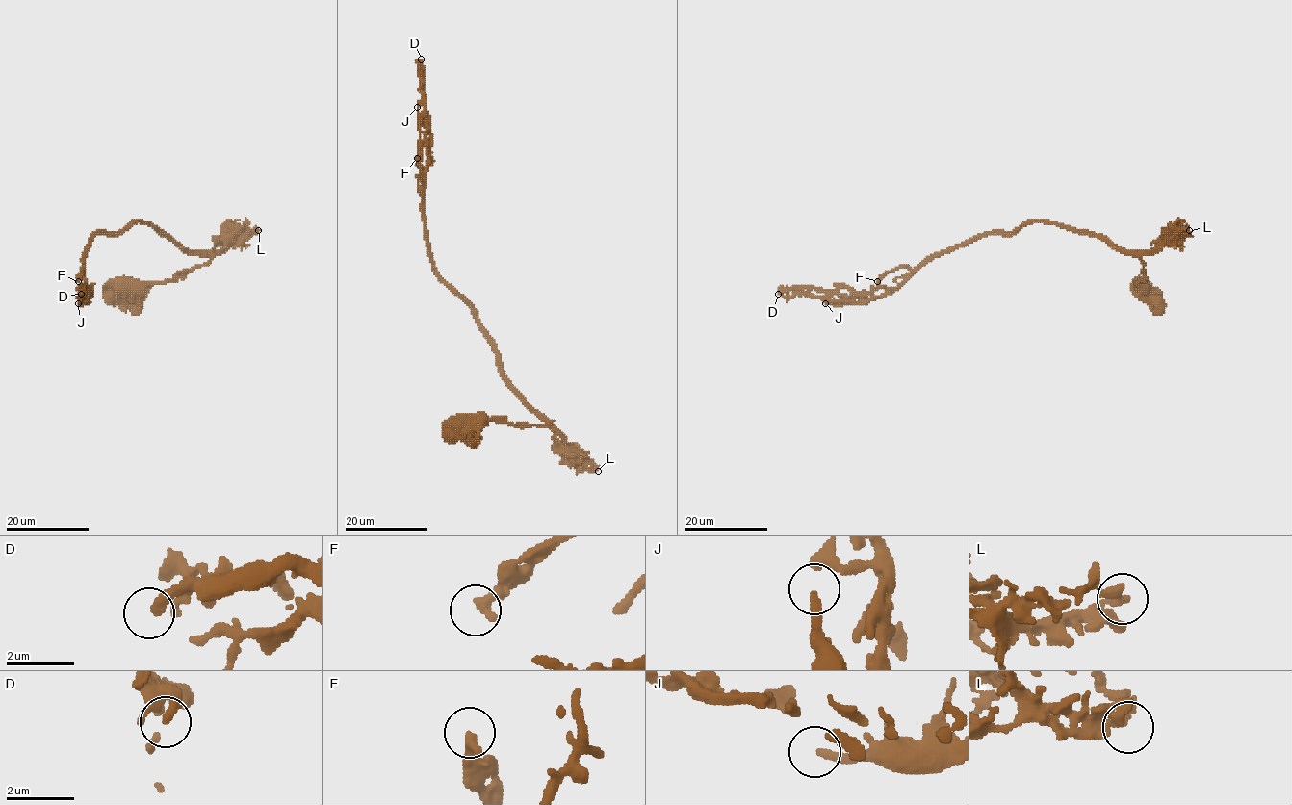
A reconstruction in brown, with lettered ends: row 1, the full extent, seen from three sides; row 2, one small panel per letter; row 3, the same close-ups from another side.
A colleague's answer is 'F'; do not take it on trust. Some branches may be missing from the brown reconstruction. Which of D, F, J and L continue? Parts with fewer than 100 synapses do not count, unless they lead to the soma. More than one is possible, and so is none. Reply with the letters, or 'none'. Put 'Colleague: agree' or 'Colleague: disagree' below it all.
none
Colleague: disagree

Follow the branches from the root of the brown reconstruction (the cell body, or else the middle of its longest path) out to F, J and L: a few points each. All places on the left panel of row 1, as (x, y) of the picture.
F: (123, 287), (169, 281), (212, 256), (194, 255), (151, 224), (133, 221), (90, 241), (78, 281)
J: (123, 287), (169, 281), (212, 256), (193, 254), (142, 221), (97, 232), (85, 252), (78, 303)
L: (123, 287), (135, 282), (169, 281), (179, 272), (205, 266), (213, 254), (217, 254), (233, 238), (258, 230)

